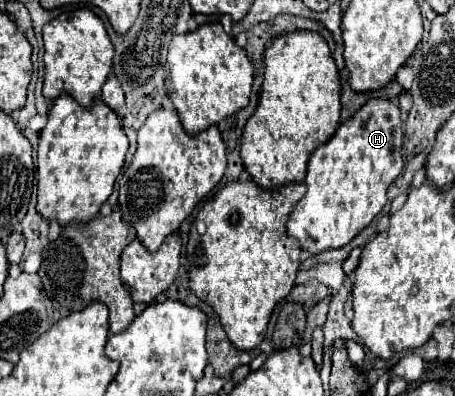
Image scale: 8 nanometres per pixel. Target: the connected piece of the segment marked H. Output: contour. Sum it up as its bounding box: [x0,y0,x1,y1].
[287,99,403,255]

